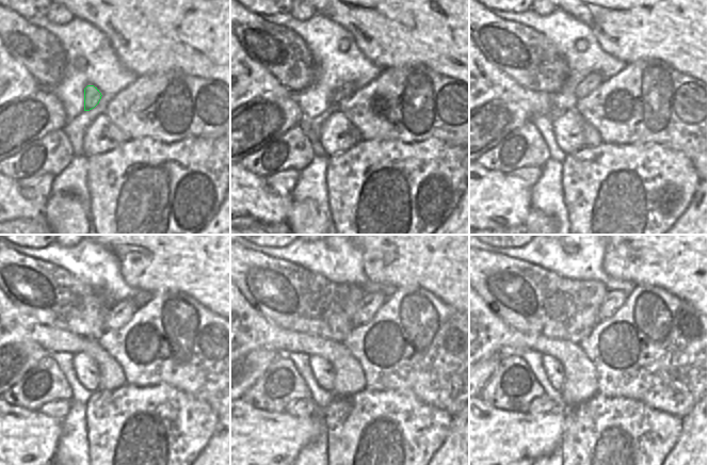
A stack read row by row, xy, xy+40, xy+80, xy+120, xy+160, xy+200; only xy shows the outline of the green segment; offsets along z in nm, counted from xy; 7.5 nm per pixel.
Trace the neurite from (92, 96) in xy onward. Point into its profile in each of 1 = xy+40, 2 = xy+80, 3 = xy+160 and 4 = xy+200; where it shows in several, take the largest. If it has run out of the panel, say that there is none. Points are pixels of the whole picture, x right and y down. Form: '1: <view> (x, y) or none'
1: xy+40 (339, 95)
2: xy+80 (593, 81)
3: xy+160 (370, 304)
4: xy+200 (614, 300)

